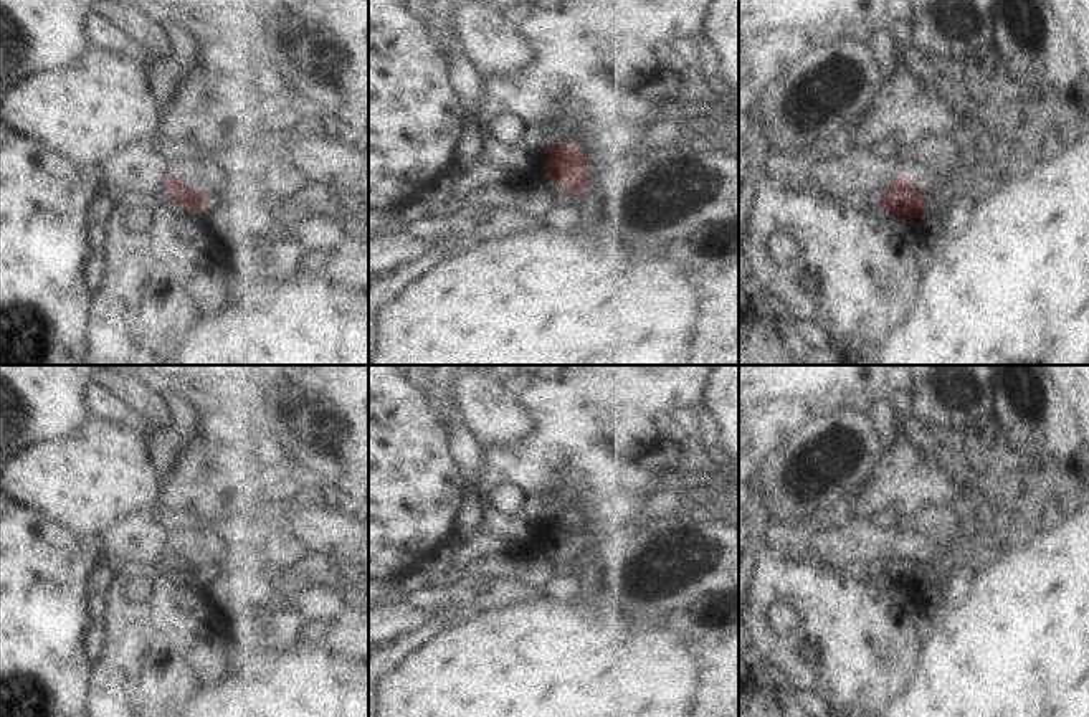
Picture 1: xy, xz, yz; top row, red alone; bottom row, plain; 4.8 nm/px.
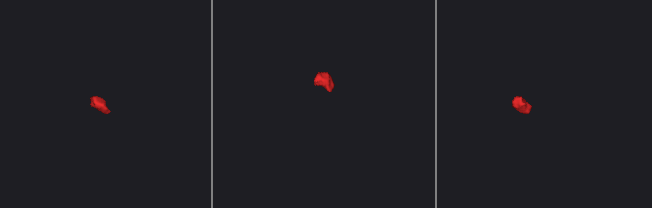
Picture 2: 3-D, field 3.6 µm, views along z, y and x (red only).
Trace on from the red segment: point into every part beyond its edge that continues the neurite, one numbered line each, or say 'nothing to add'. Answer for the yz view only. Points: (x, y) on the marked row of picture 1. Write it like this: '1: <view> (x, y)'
1: yz (884, 253)

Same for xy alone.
1: xy (157, 283)

